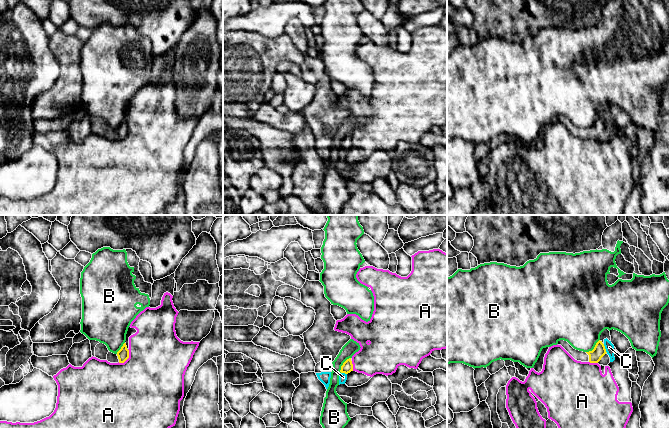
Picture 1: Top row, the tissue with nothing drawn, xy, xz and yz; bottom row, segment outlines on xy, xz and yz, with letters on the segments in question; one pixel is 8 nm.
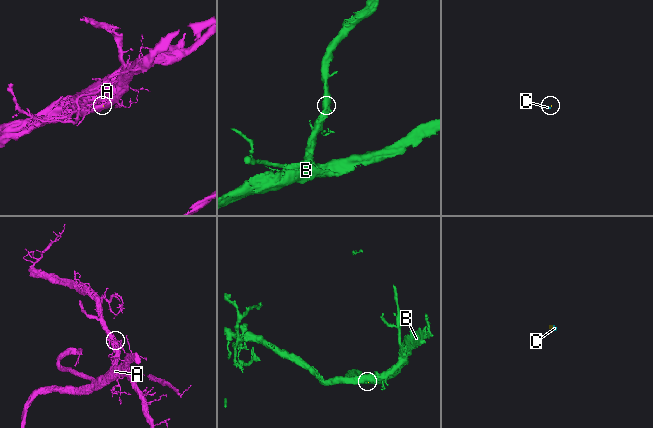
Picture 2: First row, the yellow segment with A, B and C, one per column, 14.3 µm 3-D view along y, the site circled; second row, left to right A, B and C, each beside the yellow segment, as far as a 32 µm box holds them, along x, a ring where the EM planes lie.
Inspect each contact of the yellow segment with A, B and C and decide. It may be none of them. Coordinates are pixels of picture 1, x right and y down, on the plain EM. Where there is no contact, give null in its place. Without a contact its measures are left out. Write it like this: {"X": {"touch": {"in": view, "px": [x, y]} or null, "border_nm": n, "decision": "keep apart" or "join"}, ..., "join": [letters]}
{"A": {"touch": {"in": "xy", "px": [127, 134]}, "border_nm": 140, "decision": "keep apart"}, "B": {"touch": {"in": "xz", "px": [343, 140]}, "border_nm": 150, "decision": "keep apart"}, "C": {"touch": {"in": "yz", "px": [604, 124]}, "border_nm": 80, "decision": "join"}, "join": ["C"]}

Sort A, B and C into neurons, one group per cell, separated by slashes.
A / B / C

